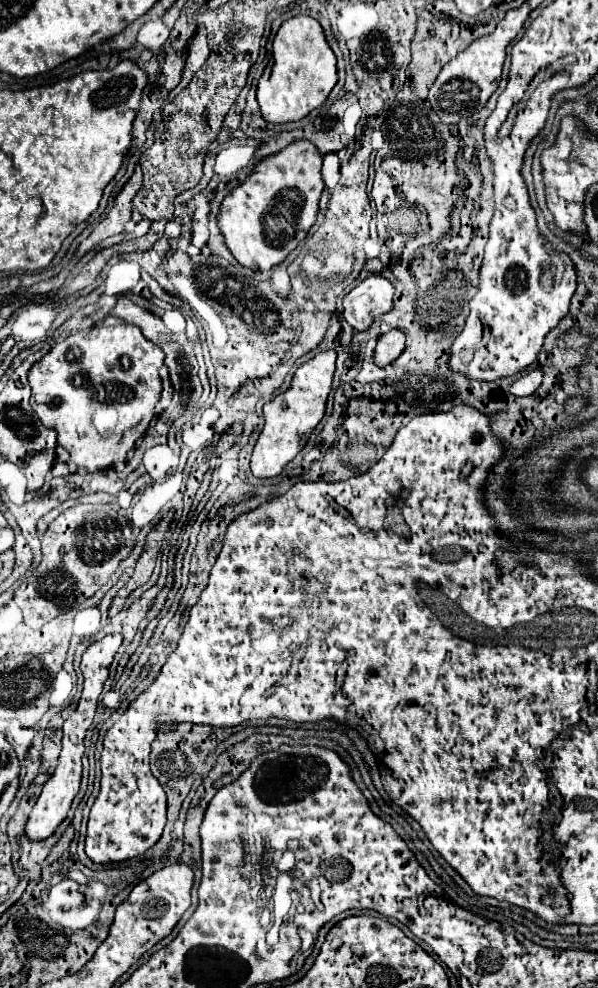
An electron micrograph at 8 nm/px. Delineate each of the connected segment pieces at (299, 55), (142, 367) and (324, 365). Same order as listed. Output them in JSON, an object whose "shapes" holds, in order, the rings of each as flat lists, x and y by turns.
{"shapes":[[[293,16,281,24,273,38,271,60,257,84,257,102,265,122,295,122,319,108,337,84,337,60,321,24,311,16]],[[97,324,93,326,89,332,77,332,77,334,71,334,69,338,65,338,63,342,55,344,51,348,51,352,47,356,43,356,39,362,35,362,29,370,29,384,31,384,31,390,33,390,33,396,31,396,31,406,33,410,37,412,39,420,47,426,47,428,53,428,57,432,57,442,71,454,71,462,77,464,77,468,83,468,87,472,95,472,95,470,105,470,109,468,111,464,119,462,119,460,125,460,127,452,135,448,135,444,143,438,143,434,147,432,149,428,149,422,151,418,155,416,155,404,159,402,161,398,161,376,159,376,159,368,163,366,163,360,165,360,165,354,161,352,159,346,147,342,147,338,143,336,141,328,139,326,133,326,133,324,117,324,117,326,103,326,103,324]],[[325,350,315,354,311,360,301,364,293,376,289,390,275,396,271,402,263,406,265,426,259,434,253,456,251,456,251,472,257,478,275,478,281,470,299,454,299,450,307,444,311,432,325,416,327,396,331,392,333,372,335,372,335,350]]]}

